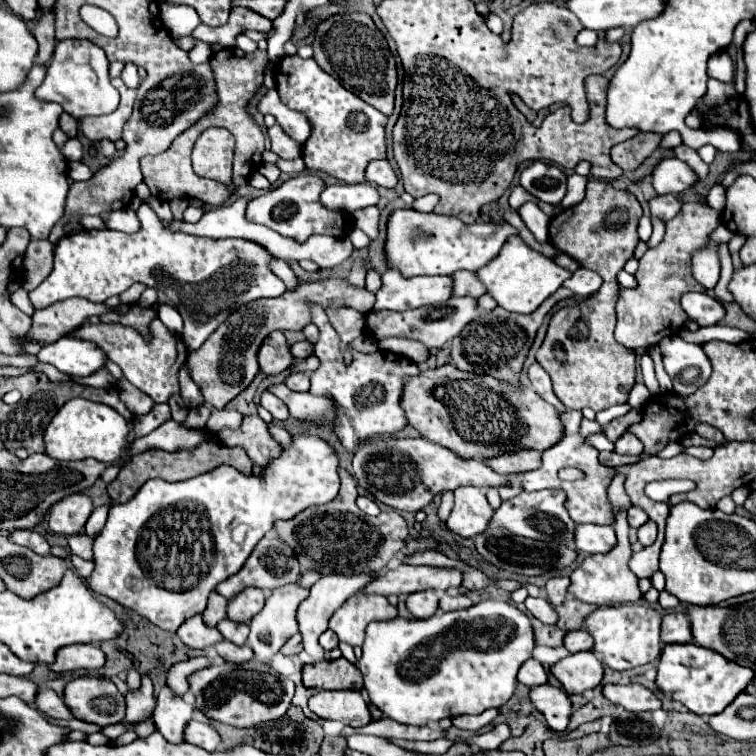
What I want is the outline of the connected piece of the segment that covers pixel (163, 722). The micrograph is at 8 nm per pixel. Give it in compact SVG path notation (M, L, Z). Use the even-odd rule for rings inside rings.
M163 687L157 695L157 707L153 711L153 723L157 731L171 743L183 741L183 729L193 715L193 705L185 703L169 687Z

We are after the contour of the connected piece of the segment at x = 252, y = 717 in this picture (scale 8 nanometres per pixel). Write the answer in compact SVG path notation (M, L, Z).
M247 661L241 665L223 663L201 669L189 677L191 691L195 695L195 707L207 717L233 727L251 727L257 723L281 719L293 699L293 681L279 675L271 665L259 661Z

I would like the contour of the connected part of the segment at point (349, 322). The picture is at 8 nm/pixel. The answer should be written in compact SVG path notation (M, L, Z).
M339 307L339 309L327 309L325 311L329 321L333 323L335 331L341 335L340 347L346 364L350 364L352 356L348 350L349 343L363 335L363 313L351 309L351 307Z

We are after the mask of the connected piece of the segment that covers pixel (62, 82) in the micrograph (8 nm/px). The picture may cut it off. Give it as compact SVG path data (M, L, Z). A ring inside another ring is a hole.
M65 39L59 41L53 53L53 59L47 67L45 81L35 91L43 101L53 101L63 107L75 119L87 115L107 115L119 105L119 91L111 85L109 79L109 61L101 47L87 39Z

